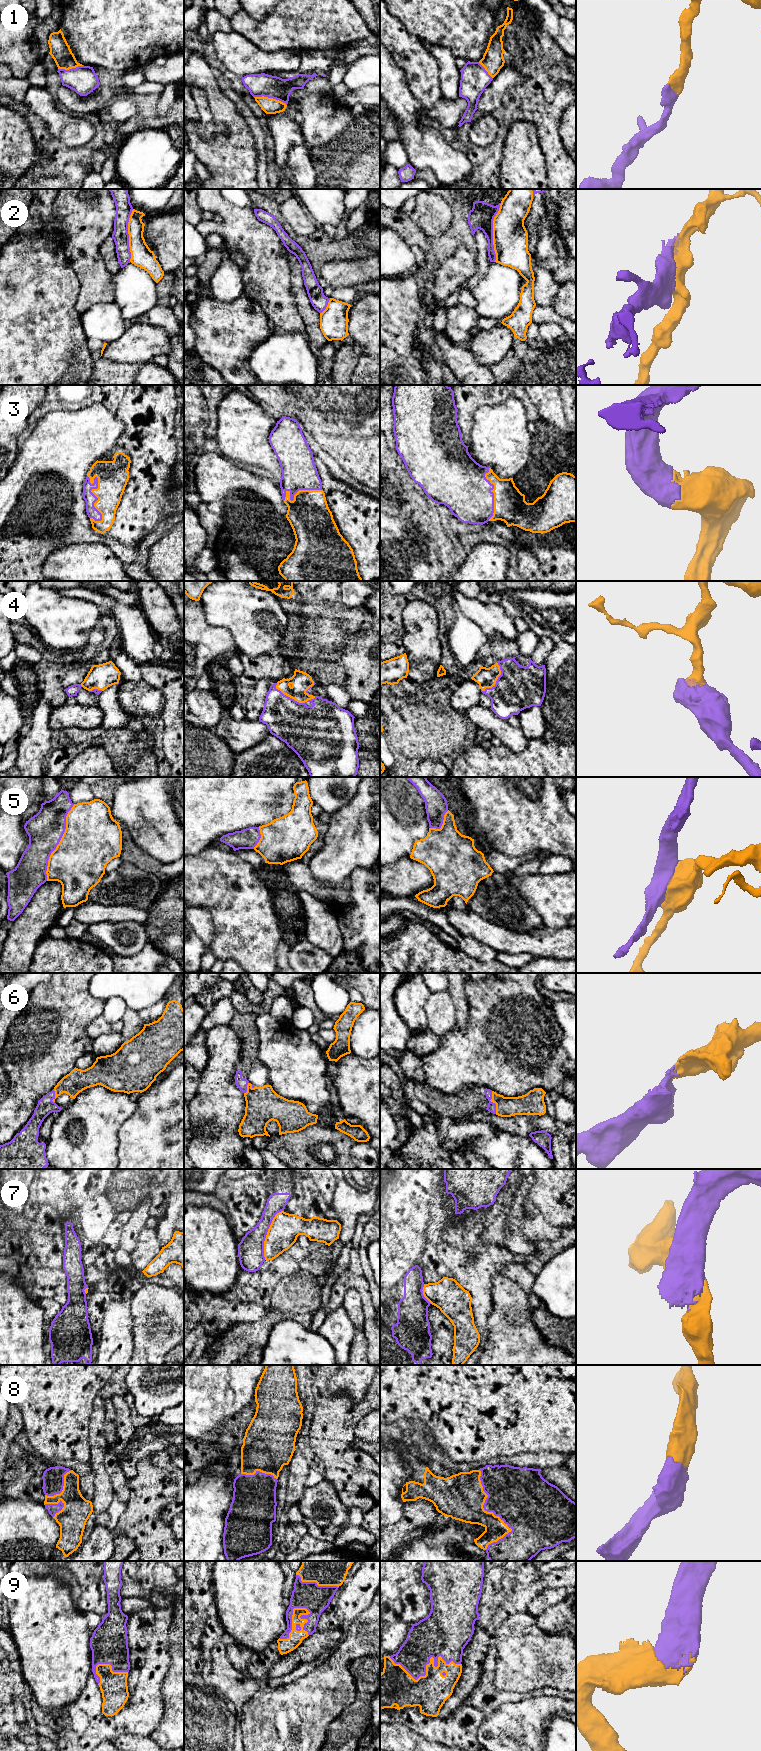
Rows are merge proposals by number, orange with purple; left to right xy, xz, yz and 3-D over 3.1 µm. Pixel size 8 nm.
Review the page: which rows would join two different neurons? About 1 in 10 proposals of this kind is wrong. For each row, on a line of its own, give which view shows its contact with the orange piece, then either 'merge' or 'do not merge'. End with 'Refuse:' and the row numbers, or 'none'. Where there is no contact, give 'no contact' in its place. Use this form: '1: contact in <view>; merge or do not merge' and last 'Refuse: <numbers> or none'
1: contact in xz; merge
2: contact in yz; do not merge
3: contact in xy; merge
4: contact in yz; merge
5: contact in xy; do not merge
6: contact in yz; merge
7: contact in xz; do not merge
8: contact in yz; merge
9: contact in xz; merge
Refuse: 2, 5, 7

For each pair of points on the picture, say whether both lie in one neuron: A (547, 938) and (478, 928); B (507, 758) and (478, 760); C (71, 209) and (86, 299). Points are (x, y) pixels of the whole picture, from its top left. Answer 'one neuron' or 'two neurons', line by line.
A: one neuron
B: one neuron
C: one neuron

